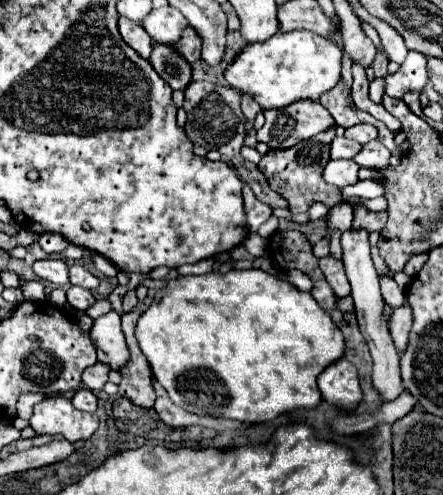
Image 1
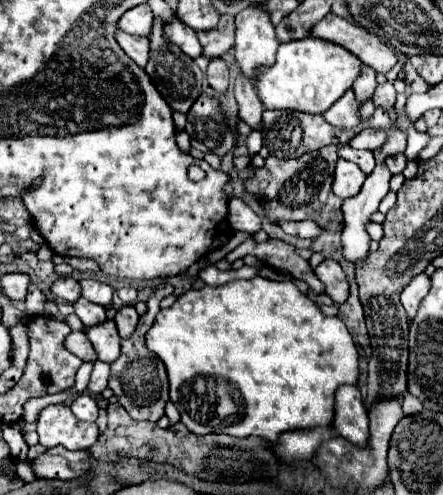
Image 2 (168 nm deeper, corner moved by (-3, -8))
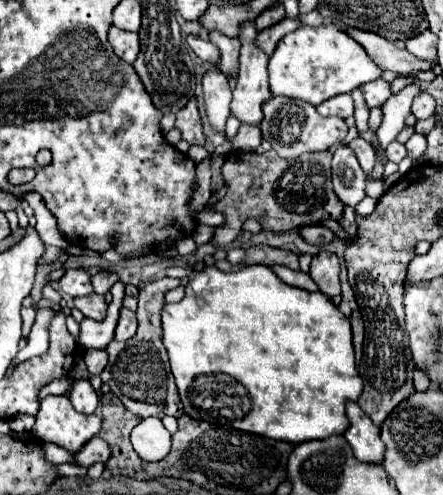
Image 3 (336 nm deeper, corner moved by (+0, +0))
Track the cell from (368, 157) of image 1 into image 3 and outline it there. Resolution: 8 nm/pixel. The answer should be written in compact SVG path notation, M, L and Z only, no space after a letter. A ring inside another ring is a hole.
M391 142L389 146L387 146L387 160L389 162L401 162L405 156L407 156L407 150L405 150L405 146L403 144L399 144L399 142Z

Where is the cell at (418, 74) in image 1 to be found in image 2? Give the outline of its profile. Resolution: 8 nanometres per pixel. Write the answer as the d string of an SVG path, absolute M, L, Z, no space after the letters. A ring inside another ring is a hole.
M384 82L376 88L374 96L372 96L372 102L376 108L392 108L394 102L396 102L396 90L390 82Z

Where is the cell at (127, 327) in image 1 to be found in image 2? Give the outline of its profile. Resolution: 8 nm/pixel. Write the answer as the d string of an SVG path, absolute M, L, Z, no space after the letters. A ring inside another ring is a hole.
M172 284L162 286L160 290L156 290L150 298L148 298L148 312L140 318L136 334L130 340L122 340L122 354L118 360L114 360L110 364L110 380L108 380L108 388L114 392L114 396L118 398L118 404L122 404L126 408L126 412L134 418L134 420L150 420L150 422L158 422L164 416L164 408L166 402L170 400L168 396L168 376L166 376L166 368L162 364L162 360L150 352L146 348L146 332L148 328L154 324L156 314L160 312L160 300L168 294L174 292Z

